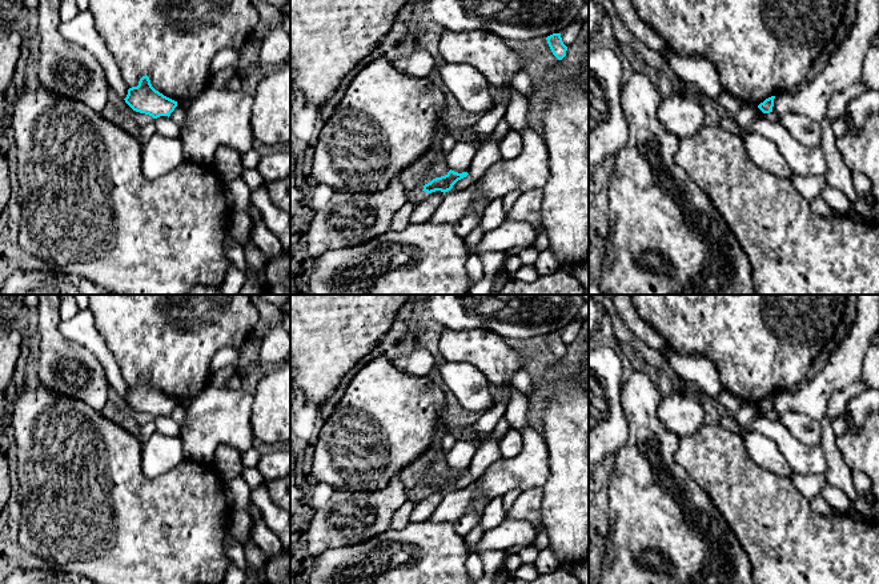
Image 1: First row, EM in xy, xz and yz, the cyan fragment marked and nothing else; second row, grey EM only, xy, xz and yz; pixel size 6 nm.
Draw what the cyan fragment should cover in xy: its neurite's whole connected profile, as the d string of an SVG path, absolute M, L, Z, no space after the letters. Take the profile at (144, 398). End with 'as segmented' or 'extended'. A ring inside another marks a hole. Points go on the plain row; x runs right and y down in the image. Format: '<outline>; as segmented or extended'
M146 373L140 377L137 385L128 388L124 399L133 409L149 413L153 417L160 415L169 416L177 405L177 400L164 395L152 385Z; as segmented

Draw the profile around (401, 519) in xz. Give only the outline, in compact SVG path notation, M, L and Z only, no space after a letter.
M406 500L400 509L393 515L390 528L394 531L400 531L406 528L410 524L410 516L417 503L413 500Z

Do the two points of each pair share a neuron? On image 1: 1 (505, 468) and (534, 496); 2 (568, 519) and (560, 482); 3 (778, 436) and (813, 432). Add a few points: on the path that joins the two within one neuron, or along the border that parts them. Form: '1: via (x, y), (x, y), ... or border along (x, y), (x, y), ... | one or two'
1: border along (541, 487), (533, 487), (521, 492) | two
2: via (568, 510), (568, 491) | one
3: border along (779, 422), (801, 442), (819, 447) | two

